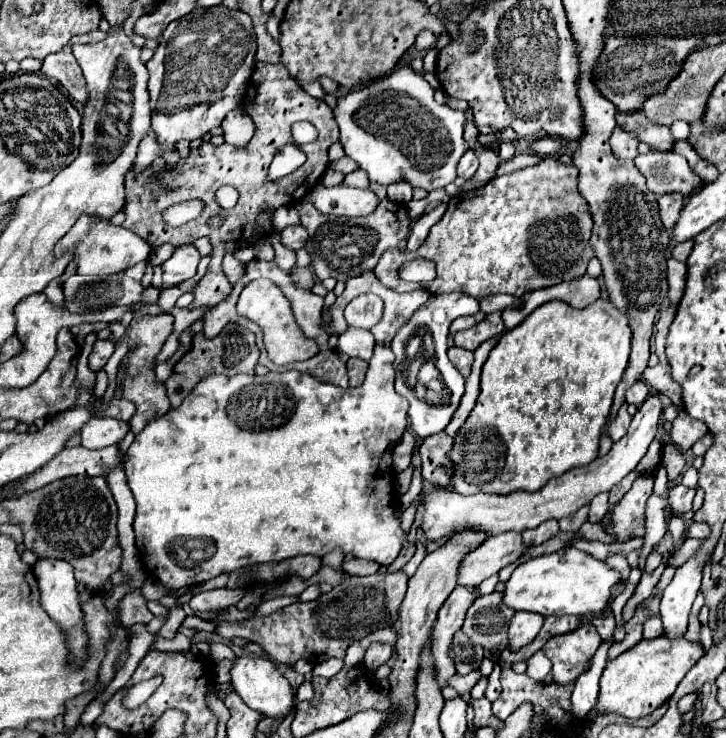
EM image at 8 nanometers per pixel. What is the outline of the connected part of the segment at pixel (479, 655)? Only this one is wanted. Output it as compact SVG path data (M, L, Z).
M462 631L454 635L452 647L450 647L450 657L456 663L456 673L466 675L474 669L480 669L480 663L484 659L484 649L476 643L472 643Z

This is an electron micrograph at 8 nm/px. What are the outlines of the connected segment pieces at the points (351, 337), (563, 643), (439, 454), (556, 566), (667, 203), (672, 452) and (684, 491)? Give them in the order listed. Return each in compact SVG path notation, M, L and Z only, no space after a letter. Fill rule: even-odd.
M348 327L340 337L338 337L338 347L336 351L346 353L348 357L360 357L360 359L370 359L372 349L376 341L370 331L358 329L358 327Z
M582 625L572 633L552 637L542 649L554 665L552 681L558 685L570 685L584 671L600 643L602 639L592 625Z
M444 431L422 441L422 445L420 445L420 459L422 459L422 477L426 481L430 481L430 483L434 483L438 487L448 487L450 485L450 481L452 481L452 467L454 465L448 459L448 451L452 449L452 445L454 445L454 439L450 435L446 435Z
M570 547L518 565L506 583L504 603L514 611L532 611L544 617L600 613L608 601L612 601L610 589L620 583L622 575L610 569L606 561L598 561L592 555Z
M668 193L668 195L662 195L658 199L658 205L660 205L660 219L662 219L662 225L670 231L680 215L680 209L682 209L682 195L680 193Z
M664 445L662 449L662 465L666 467L668 481L674 481L684 467L684 455L676 445Z
M674 485L674 487L670 487L668 503L670 503L670 507L672 507L674 511L678 511L678 513L690 511L690 509L692 509L694 493L696 493L696 489L688 489L688 487L684 487L684 485Z

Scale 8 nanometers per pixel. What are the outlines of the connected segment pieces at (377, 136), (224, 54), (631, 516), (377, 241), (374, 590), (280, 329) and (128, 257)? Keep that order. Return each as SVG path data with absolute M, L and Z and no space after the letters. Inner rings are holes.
M398 67L388 77L372 81L360 89L352 89L346 97L340 97L334 119L340 127L340 143L344 145L346 155L370 175L372 183L380 183L384 187L408 181L414 189L420 187L428 193L442 189L456 179L456 165L468 149L462 137L466 121L464 113L454 111L448 105L438 105L434 101L434 89L430 83L410 67Z
M224 5L210 9L194 9L188 17L172 21L154 57L148 61L150 81L150 107L152 107L152 129L162 145L176 145L180 139L200 139L210 129L218 127L228 111L242 107L248 81L254 69L256 55L256 35L252 31L252 19L240 9L228 9Z
M638 477L632 489L624 495L624 499L614 509L614 523L606 531L616 535L620 543L632 537L644 537L644 507L646 499L652 495L652 477Z
M308 201L296 203L302 225L308 229L310 239L306 243L306 251L312 255L312 267L320 279L334 277L338 281L348 281L364 271L372 271L388 249L406 249L408 233L410 233L410 217L408 209L400 203L382 201L370 215L364 217L330 217L322 215Z
M402 571L374 573L368 577L350 577L330 593L324 593L318 601L294 603L272 615L252 617L242 623L220 623L216 633L224 639L246 637L260 643L274 663L292 665L298 659L306 659L314 665L326 661L326 657L344 657L348 645L356 639L382 627L398 625L398 607L406 595L408 577Z
M256 279L250 285L246 285L242 295L240 295L236 309L242 317L248 317L262 327L268 357L276 365L290 365L290 363L296 363L296 361L306 361L306 359L310 359L318 353L316 341L308 339L300 333L300 327L296 325L296 319L294 319L294 313L292 313L288 299L280 293L280 289L272 281ZM246 289L248 289L248 293L246 293Z
M82 215L80 221L64 235L62 241L56 245L56 255L66 253L68 249L76 247L74 261L78 263L78 273L82 275L110 275L110 273L120 273L140 261L148 261L152 247L142 239L136 237L136 233L124 229L124 227L114 227L110 221L102 221L96 217L86 217Z

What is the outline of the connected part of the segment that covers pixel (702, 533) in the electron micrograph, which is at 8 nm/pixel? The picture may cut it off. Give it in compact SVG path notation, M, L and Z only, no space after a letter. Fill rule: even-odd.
M692 523L688 529L686 529L686 535L688 537L694 537L694 539L706 539L710 533L710 527L704 525L704 523Z

